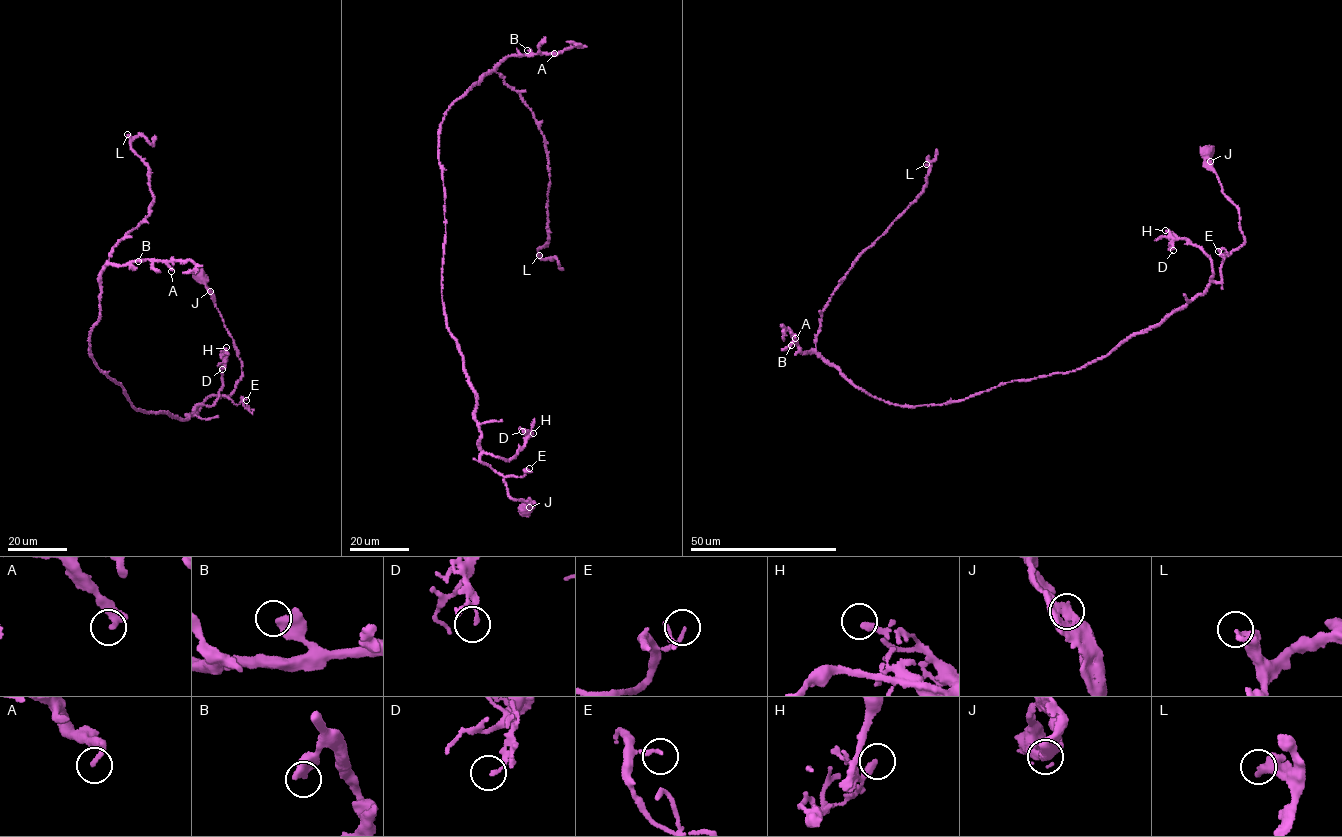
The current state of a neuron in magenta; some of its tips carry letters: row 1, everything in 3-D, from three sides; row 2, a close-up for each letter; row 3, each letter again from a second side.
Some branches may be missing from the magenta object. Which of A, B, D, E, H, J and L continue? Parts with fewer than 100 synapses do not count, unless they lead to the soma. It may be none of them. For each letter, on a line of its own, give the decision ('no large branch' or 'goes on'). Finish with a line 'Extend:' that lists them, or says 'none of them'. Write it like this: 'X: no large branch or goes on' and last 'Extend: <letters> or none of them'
A: no large branch
B: no large branch
D: no large branch
E: no large branch
H: no large branch
J: no large branch
L: no large branch
Extend: none of them

